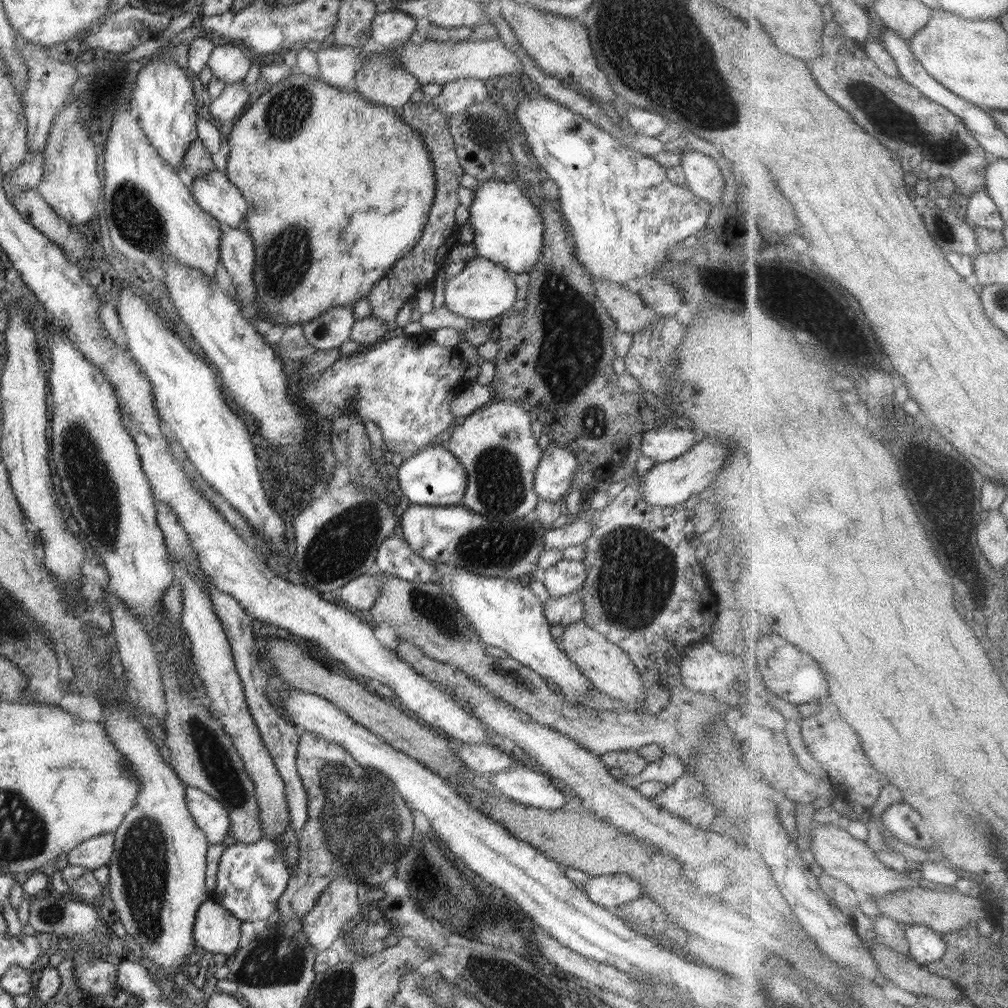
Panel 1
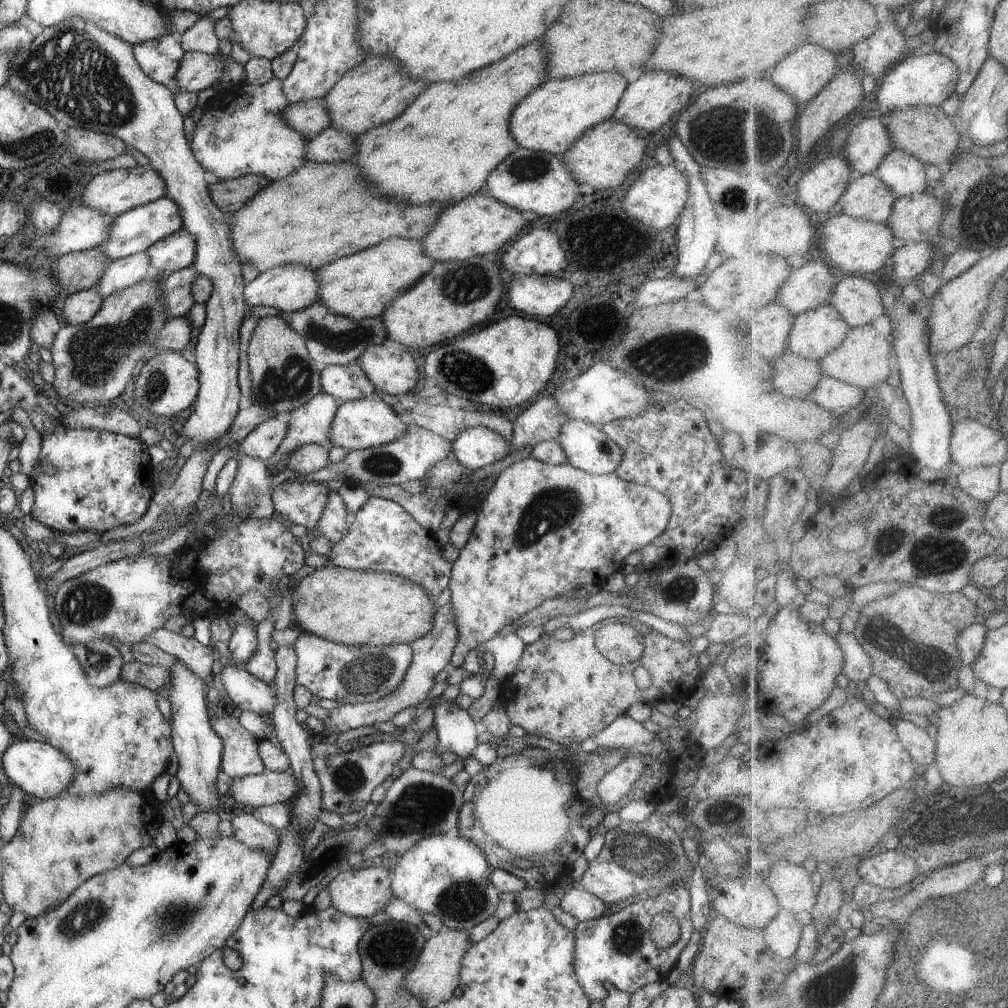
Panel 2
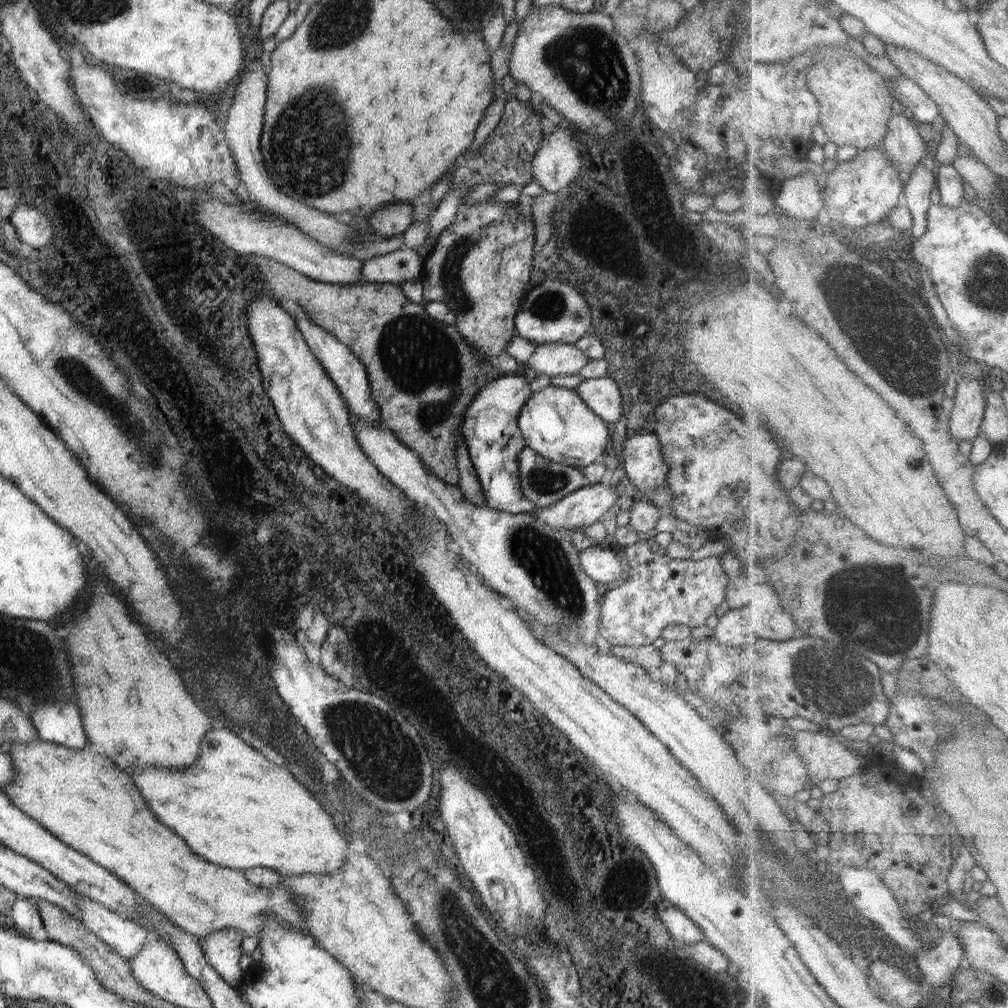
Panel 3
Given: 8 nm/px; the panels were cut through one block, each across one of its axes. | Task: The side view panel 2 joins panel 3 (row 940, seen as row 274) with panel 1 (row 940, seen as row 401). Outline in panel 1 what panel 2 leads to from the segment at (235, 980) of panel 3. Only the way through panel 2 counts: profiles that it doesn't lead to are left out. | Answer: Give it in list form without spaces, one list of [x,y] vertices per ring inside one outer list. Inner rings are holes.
[[[208,898],[200,904],[193,924],[195,945],[200,946],[207,956],[230,955],[240,948],[240,925],[238,920],[221,904]]]

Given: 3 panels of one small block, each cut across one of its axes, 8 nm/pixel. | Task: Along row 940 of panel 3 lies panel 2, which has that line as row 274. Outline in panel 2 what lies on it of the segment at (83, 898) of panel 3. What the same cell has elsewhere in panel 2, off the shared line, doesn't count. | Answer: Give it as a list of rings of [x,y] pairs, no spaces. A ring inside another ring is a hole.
[[[146,251],[111,261],[98,280],[96,292],[106,299],[118,290],[124,290],[124,288],[140,282],[151,271],[150,258]]]

